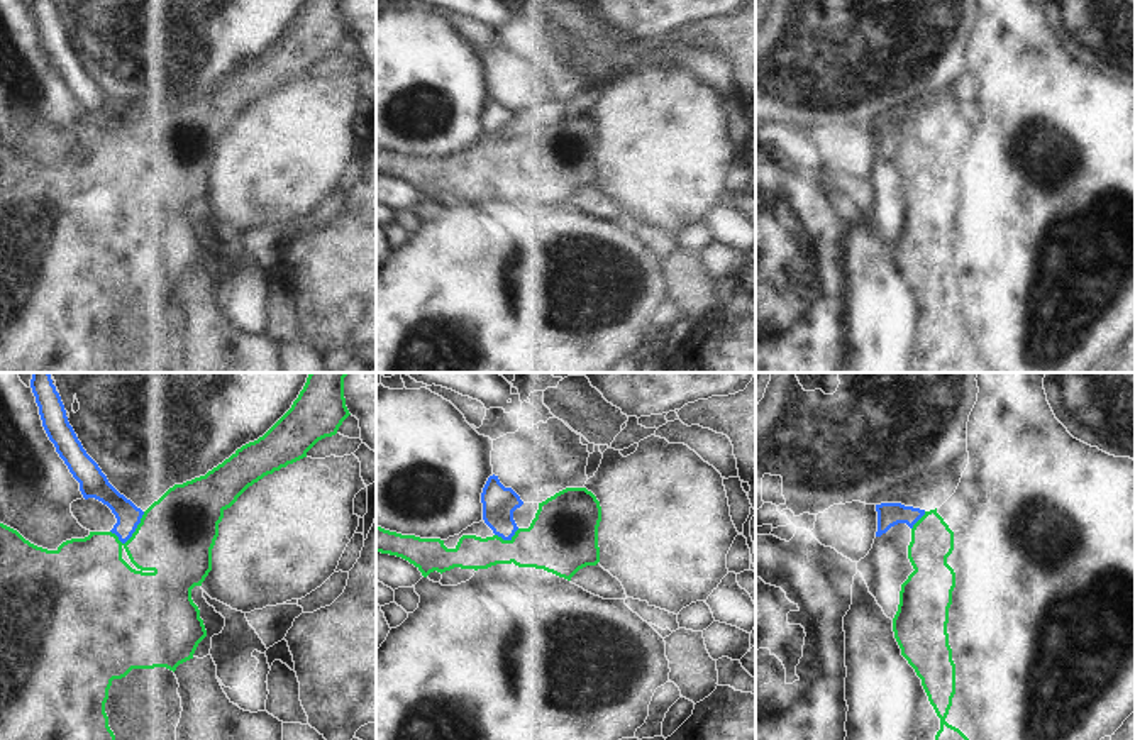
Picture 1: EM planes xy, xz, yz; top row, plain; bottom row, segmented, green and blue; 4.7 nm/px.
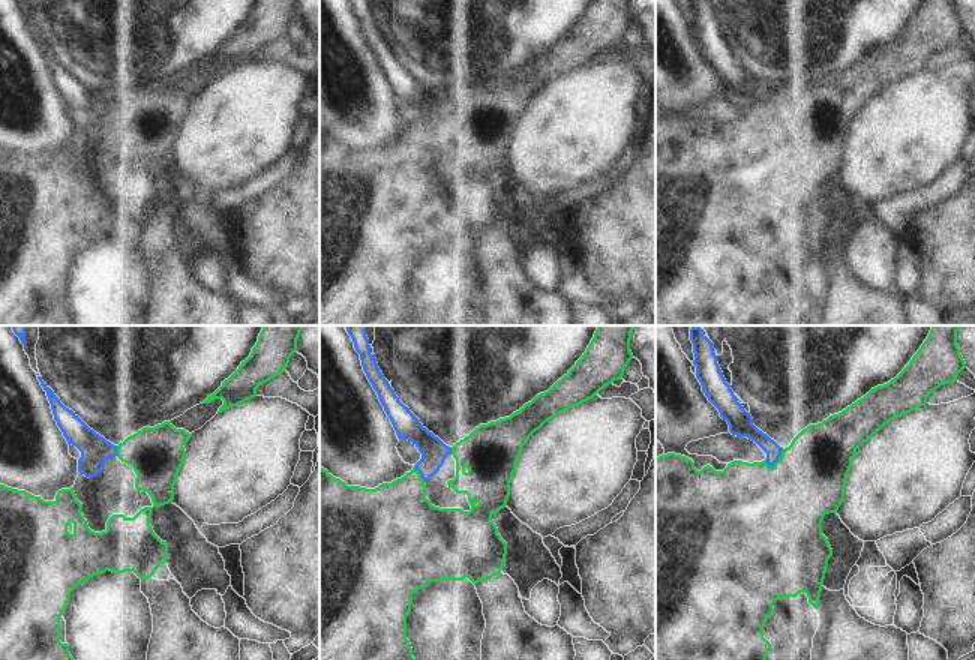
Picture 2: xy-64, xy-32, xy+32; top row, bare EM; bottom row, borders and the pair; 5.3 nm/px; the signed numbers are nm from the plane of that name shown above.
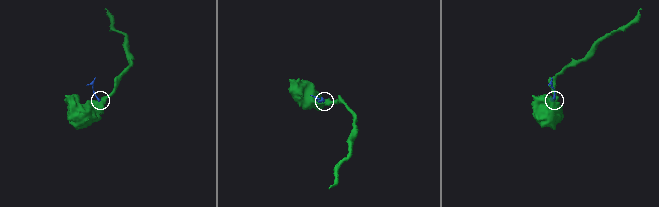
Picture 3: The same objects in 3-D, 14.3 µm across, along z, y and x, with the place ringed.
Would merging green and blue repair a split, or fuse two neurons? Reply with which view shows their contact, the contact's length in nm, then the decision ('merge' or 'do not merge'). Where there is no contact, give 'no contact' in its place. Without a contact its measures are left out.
contact in xy; length 190 nm; do not merge

